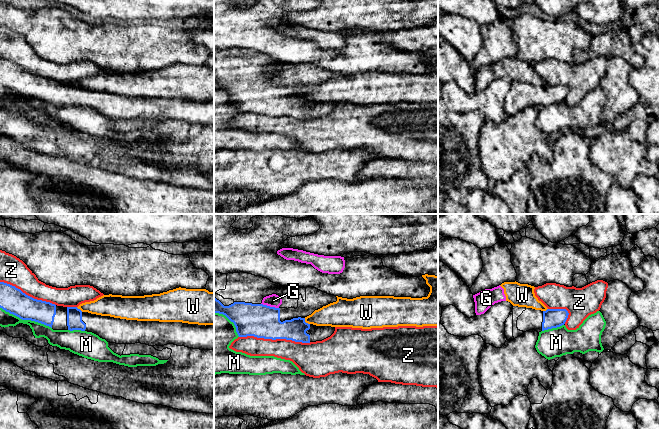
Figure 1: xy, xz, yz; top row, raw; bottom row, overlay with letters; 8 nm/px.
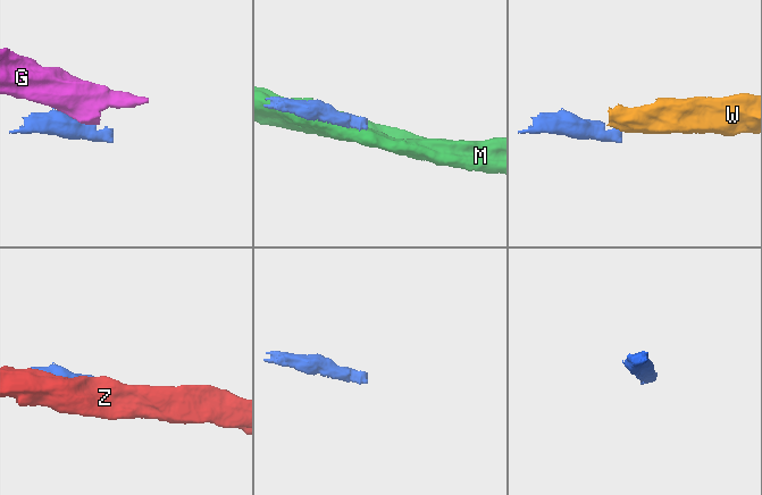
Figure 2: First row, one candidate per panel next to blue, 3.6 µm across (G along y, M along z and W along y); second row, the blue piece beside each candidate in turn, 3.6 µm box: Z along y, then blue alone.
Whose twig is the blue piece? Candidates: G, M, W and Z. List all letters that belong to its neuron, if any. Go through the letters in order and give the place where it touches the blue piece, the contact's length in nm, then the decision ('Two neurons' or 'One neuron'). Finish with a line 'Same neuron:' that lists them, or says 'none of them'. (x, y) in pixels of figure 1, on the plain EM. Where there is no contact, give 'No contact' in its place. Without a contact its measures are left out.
G: Touches blue at xz (269, 82). Shared border 150 nm. Two neurons
M: Touches blue at xy (26, 95). Shared border 440 nm. Two neurons
W: Touches blue at xz (305, 98). Shared border 70 nm. Two neurons
Z: Touches blue at xz (275, 115). Shared border 600 nm. Two neurons
Same neuron: none of them

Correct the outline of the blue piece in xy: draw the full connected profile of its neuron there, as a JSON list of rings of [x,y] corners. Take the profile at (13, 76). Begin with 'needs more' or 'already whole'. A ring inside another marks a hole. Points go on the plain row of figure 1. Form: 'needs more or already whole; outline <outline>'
needs more; outline [[[0,58],[0,84],[22,96],[35,97],[53,106],[92,108],[110,119],[149,122],[174,120],[214,126],[214,101],[137,97],[91,90],[77,83],[57,82],[34,75],[4,58]]]

